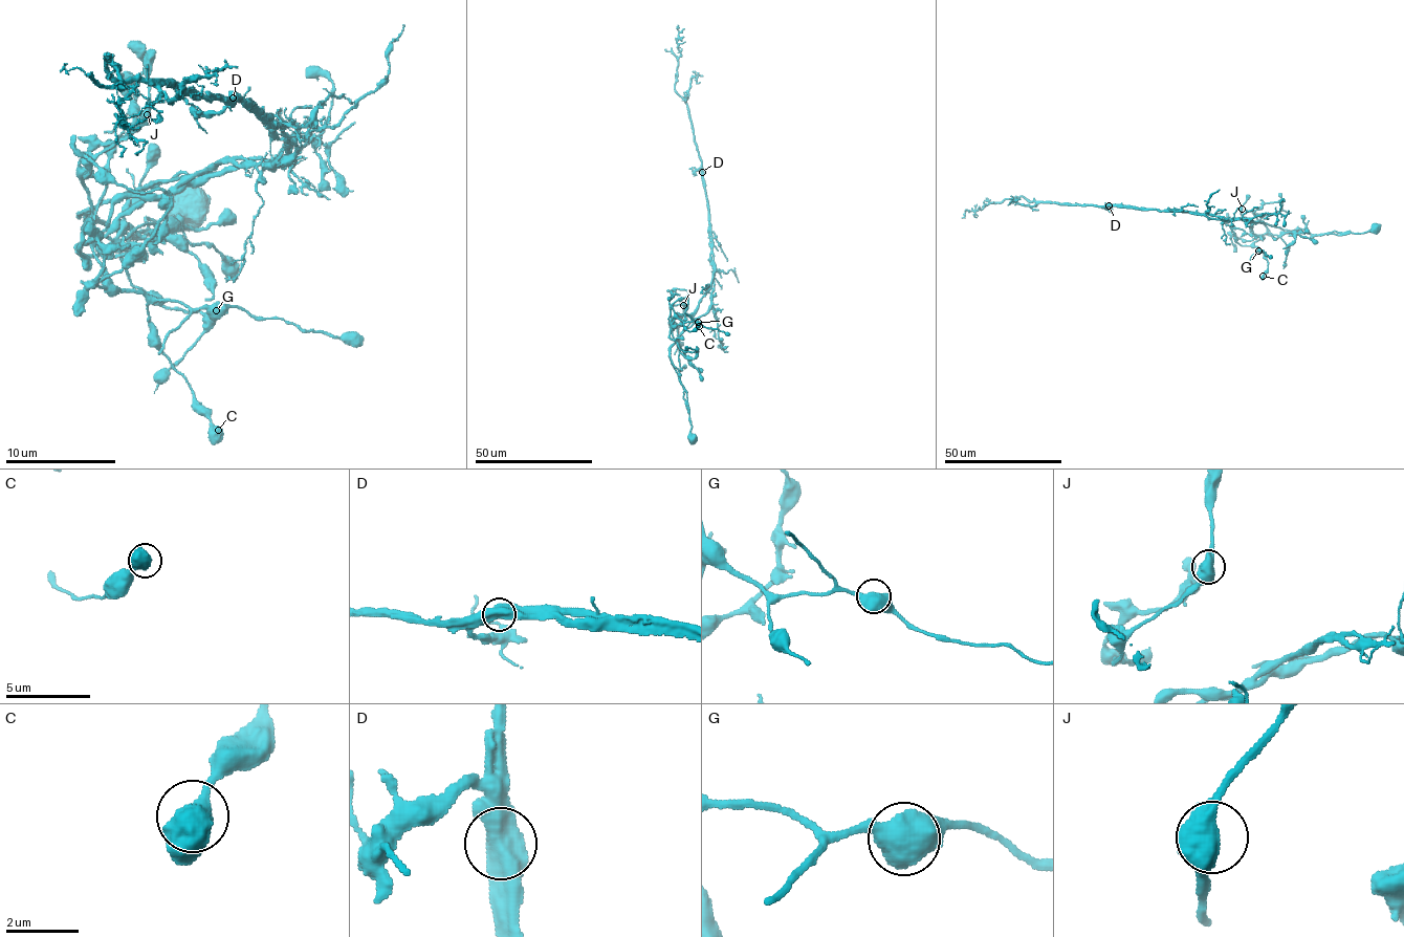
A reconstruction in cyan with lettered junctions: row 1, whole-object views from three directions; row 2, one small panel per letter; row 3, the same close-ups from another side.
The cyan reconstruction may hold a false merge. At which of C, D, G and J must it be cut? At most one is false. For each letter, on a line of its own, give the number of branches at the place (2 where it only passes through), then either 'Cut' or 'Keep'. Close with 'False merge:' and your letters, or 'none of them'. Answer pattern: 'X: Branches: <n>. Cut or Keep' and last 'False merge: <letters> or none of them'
C: Branches: 2. Keep
D: Branches: 2. Cut
G: Branches: 2. Keep
J: Branches: 2. Keep
False merge: D

